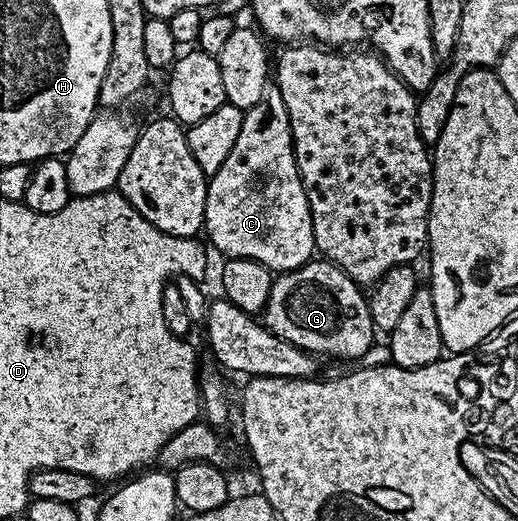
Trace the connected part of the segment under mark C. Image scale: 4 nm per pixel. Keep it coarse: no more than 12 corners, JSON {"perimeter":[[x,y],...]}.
{"perimeter":[[284,98],[242,118],[212,172],[204,238],[274,277],[317,234]]}

